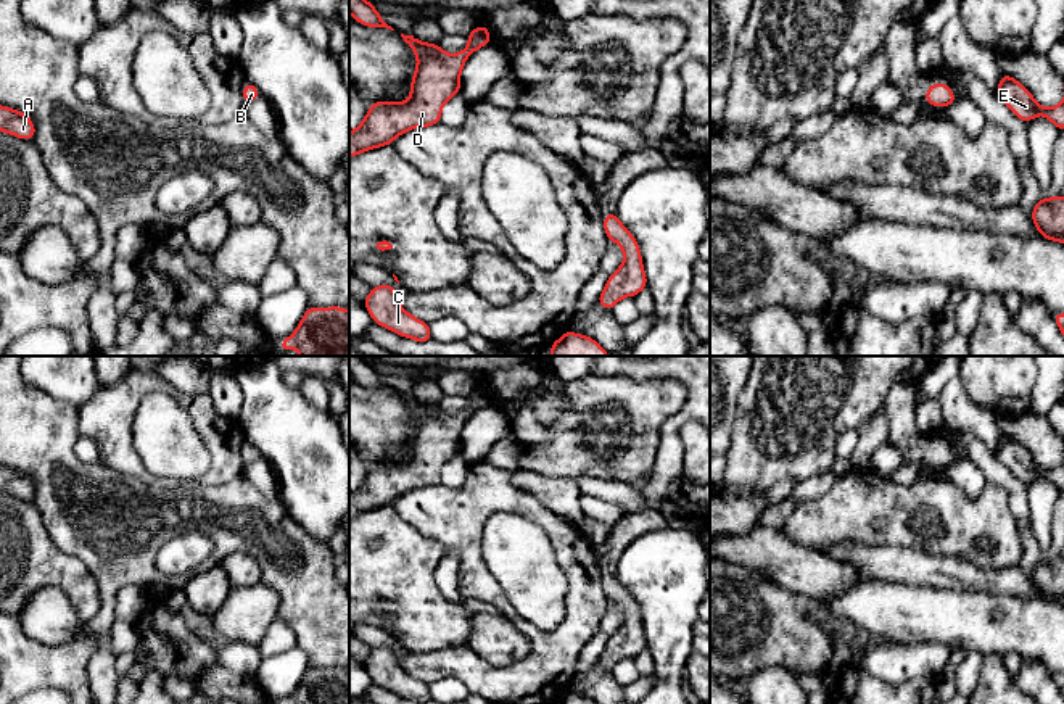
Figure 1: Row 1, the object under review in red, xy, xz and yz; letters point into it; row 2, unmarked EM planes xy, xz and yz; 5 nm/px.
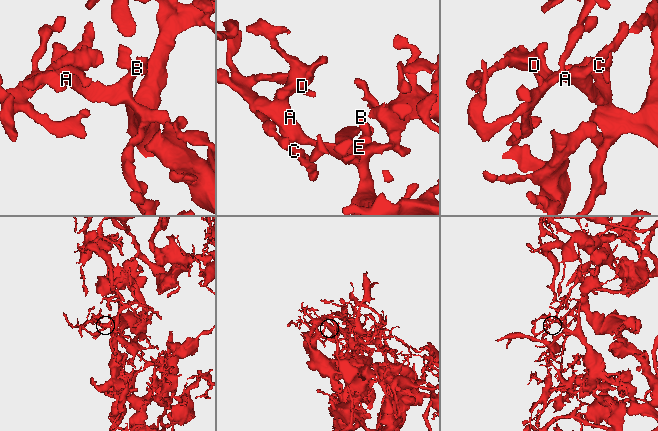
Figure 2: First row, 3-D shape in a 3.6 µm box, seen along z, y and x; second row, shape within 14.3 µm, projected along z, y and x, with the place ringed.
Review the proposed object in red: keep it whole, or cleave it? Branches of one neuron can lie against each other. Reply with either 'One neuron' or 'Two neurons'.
One neuron

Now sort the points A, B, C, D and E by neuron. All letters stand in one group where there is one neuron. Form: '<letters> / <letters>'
A B C D E

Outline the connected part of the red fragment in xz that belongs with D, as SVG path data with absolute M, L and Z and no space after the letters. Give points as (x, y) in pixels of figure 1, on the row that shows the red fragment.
M476 26L467 37L468 45L456 55L438 43L425 43L401 34L417 55L407 101L372 101L364 121L349 132L349 158L372 148L391 145L396 137L414 129L441 122L441 108L460 92L460 72L467 58L489 45L488 26Z

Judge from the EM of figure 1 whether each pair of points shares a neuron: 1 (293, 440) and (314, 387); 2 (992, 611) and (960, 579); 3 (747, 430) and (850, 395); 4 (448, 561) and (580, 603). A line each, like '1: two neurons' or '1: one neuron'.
1: two neurons
2: two neurons
3: one neuron
4: two neurons

